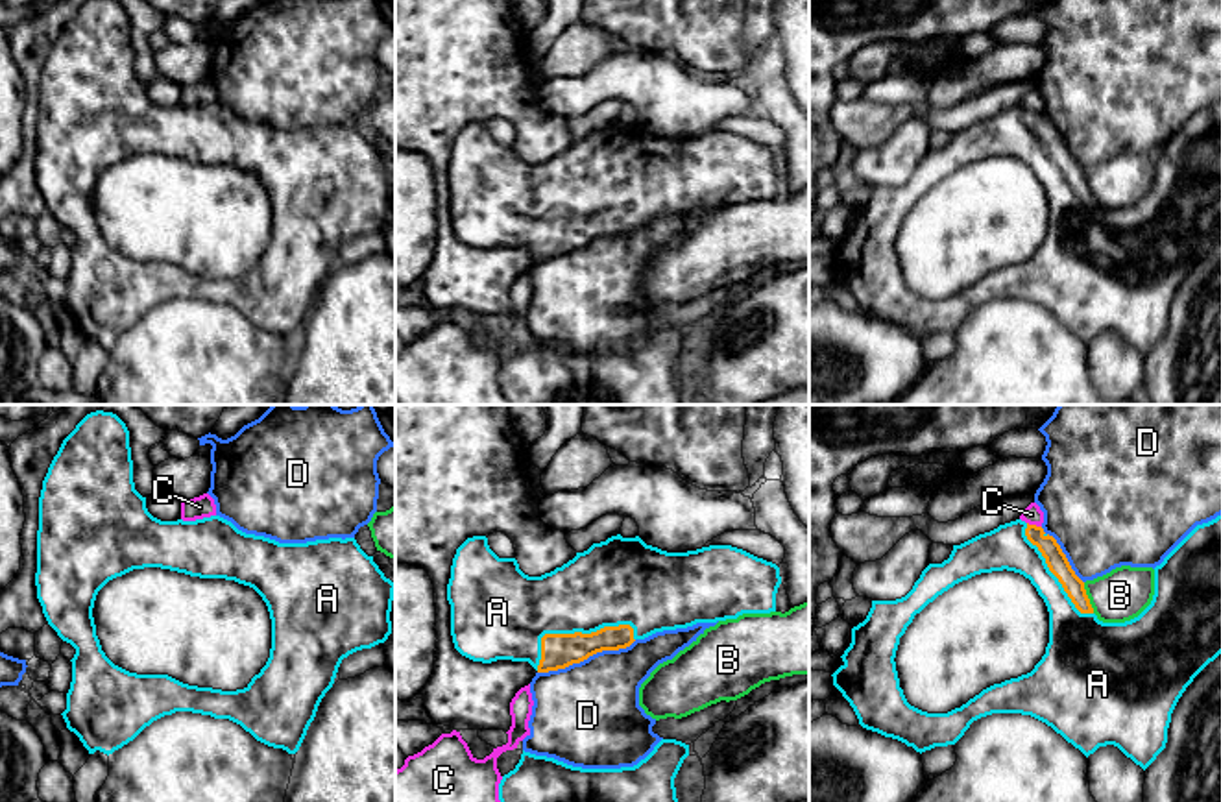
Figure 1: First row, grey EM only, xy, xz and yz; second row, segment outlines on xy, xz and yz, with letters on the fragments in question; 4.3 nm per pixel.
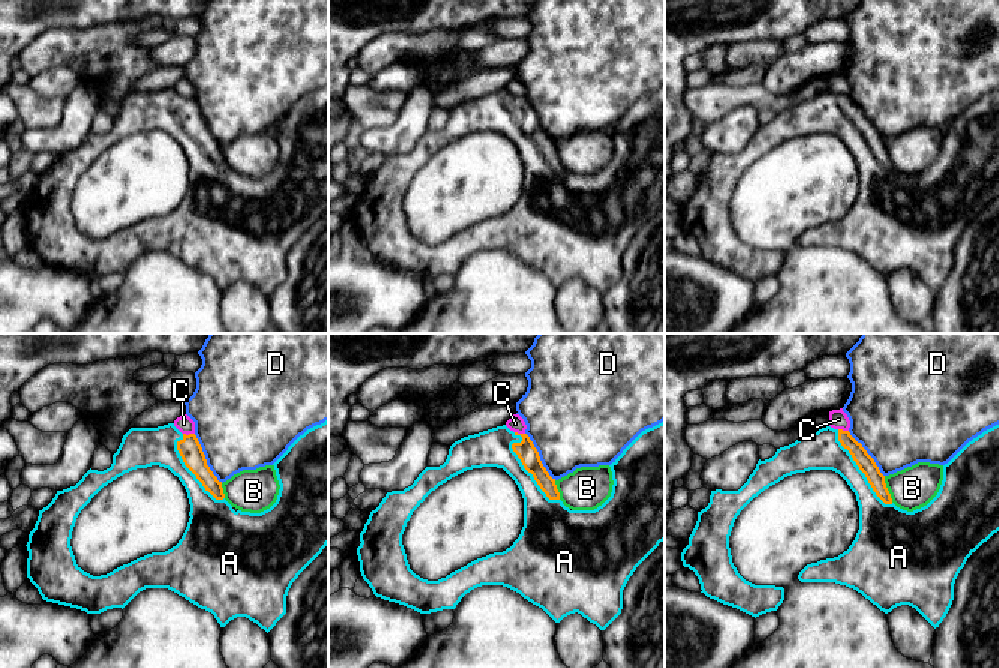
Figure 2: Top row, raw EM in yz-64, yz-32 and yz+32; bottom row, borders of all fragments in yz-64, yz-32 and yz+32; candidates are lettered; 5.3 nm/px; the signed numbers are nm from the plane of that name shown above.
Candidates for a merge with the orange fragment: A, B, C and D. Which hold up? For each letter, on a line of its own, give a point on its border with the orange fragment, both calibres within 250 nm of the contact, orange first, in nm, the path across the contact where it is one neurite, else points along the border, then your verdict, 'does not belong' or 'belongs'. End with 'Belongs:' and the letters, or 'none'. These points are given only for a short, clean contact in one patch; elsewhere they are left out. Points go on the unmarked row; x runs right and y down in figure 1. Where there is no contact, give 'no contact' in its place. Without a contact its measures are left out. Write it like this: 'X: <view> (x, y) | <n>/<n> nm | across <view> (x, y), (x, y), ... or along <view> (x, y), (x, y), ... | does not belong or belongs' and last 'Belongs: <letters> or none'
A: xz (571, 220) | 160/360 nm | belongs
B: yz (1087, 183) | 90/220 nm | along yz (1083, 169), (1094, 198) | does not belong
C: yz (1035, 111) | 90/80 nm | along yz (1027, 108), (1040, 113) | does not belong
D: xz (586, 244) | 160/460 nm | does not belong
Belongs: A

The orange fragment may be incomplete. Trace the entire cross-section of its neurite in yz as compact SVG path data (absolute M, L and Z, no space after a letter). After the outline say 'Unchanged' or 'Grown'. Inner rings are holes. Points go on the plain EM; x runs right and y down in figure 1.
M1221 102L1197 111L1155 153L1151 190L1125 209L1103 209L1094 200L1084 168L1071 155L1057 126L1022 105L999 111L961 131L948 146L929 150L913 176L896 187L872 187L863 209L852 214L833 272L853 294L859 310L898 325L916 338L955 331L970 310L992 299L1031 301L1086 344L1114 331L1143 357L1166 334L1171 299L1193 264L1221 240ZM1014 157L1031 166L1049 198L1049 229L1034 255L983 275L961 294L927 299L911 292L900 273L896 237L900 224L938 181L981 159Z. Grown

